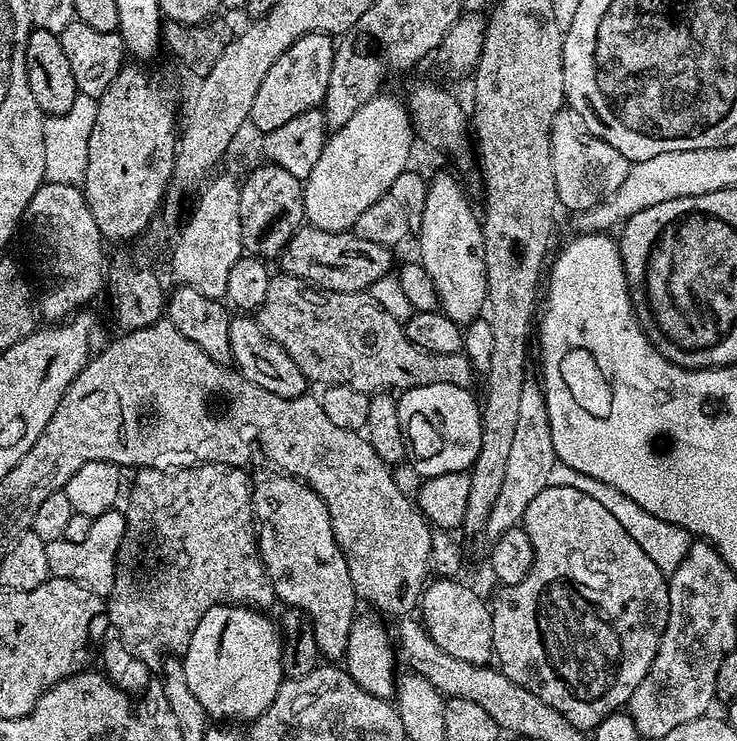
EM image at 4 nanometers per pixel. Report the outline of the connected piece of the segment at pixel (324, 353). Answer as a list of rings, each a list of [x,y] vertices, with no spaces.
[[[276,274],[270,282],[270,290],[266,290],[266,302],[262,302],[258,310],[258,319],[262,330],[266,330],[266,334],[270,334],[270,338],[274,338],[274,342],[278,342],[278,346],[282,346],[286,354],[294,358],[298,370],[302,370],[302,374],[313,385],[341,384],[371,394],[435,384],[471,389],[472,383],[478,377],[477,370],[463,351],[434,354],[414,346],[414,342],[406,338],[403,323],[392,317],[367,291],[326,292],[298,279],[297,276]]]

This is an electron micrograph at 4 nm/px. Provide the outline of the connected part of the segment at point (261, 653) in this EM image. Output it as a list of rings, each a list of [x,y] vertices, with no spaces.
[[[219,604],[206,610],[206,614],[202,614],[202,622],[194,626],[194,634],[190,638],[187,650],[182,653],[182,661],[191,693],[198,698],[209,717],[216,722],[257,720],[266,710],[266,706],[274,702],[274,694],[278,694],[280,685],[286,679],[277,621],[273,617],[271,620],[263,611],[239,604]]]

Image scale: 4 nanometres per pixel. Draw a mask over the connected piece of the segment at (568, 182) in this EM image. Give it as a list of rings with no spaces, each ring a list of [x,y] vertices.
[[[567,106],[560,109],[552,123],[550,162],[554,162],[554,186],[559,207],[569,208],[572,214],[593,208],[614,194],[614,190],[622,186],[630,167],[625,156],[618,154],[610,142],[602,142],[602,138],[590,134],[590,130],[586,130],[586,122],[582,122],[579,114]]]

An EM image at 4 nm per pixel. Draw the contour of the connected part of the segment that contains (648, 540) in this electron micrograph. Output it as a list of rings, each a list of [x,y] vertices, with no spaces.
[[[558,462],[551,468],[548,486],[574,486],[574,490],[582,490],[582,494],[590,494],[590,498],[594,498],[594,502],[606,506],[606,510],[610,510],[610,514],[614,514],[614,518],[618,518],[619,524],[626,529],[626,534],[630,534],[630,538],[634,538],[634,542],[638,542],[638,546],[642,546],[644,553],[650,557],[650,562],[654,562],[654,566],[658,566],[658,570],[662,570],[666,574],[678,570],[682,558],[686,558],[690,546],[694,543],[692,533],[682,526],[671,524],[642,510],[642,506],[638,506],[638,502],[634,502],[630,498],[626,498],[626,494],[614,490],[614,486],[610,486],[606,482],[598,482],[598,478],[590,478],[565,464]]]

